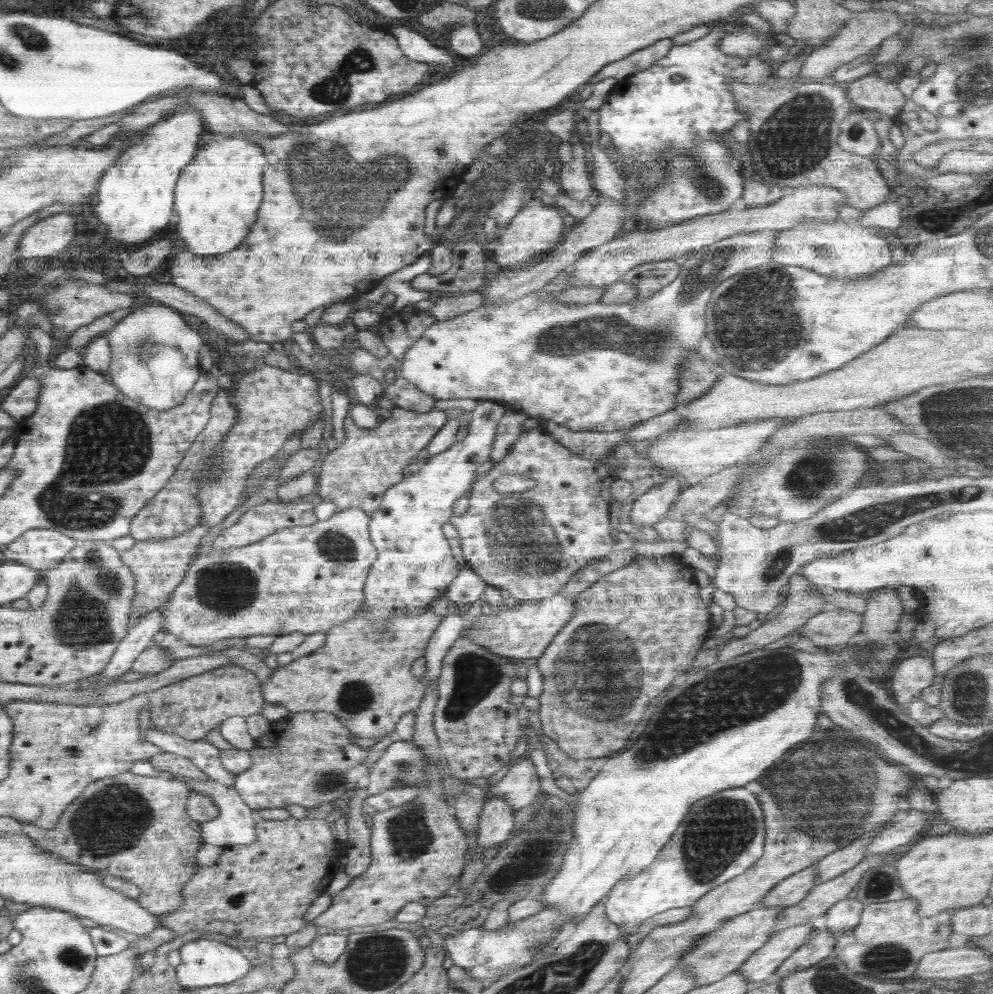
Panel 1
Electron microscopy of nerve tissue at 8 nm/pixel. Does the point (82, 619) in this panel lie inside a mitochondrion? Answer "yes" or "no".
yes

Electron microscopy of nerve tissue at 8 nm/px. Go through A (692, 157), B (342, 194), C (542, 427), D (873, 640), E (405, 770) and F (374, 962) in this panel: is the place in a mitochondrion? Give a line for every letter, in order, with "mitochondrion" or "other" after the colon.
A: mitochondrion
B: mitochondrion
C: other
D: other
E: mitochondrion
F: mitochondrion

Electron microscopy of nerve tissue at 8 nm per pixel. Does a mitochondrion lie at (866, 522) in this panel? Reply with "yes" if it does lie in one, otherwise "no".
yes

